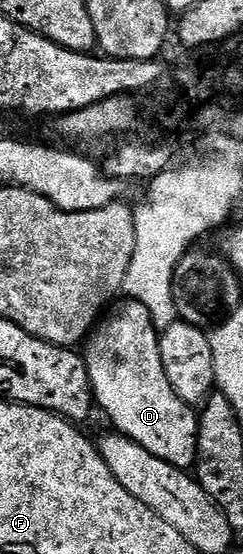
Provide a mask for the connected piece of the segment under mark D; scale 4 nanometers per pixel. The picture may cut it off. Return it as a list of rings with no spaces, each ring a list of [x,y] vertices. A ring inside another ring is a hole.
[[[126,297],[123,300],[95,326],[84,343],[84,358],[95,404],[100,411],[102,407],[117,434],[126,435],[133,443],[139,443],[148,449],[148,453],[160,457],[160,461],[168,461],[174,467],[183,469],[193,468],[198,462],[198,415],[191,404],[176,397],[176,389],[172,389],[168,373],[164,373],[164,361],[160,357],[158,344],[160,331],[154,328],[157,327],[156,321],[139,299]]]

